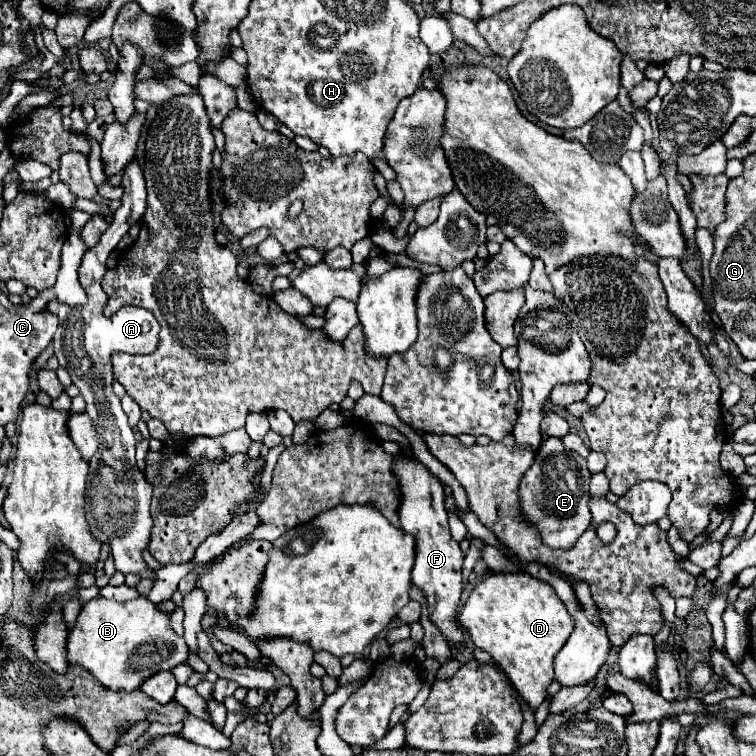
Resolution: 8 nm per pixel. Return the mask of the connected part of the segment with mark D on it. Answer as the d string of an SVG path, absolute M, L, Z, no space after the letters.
M527 572L515 574L489 574L481 584L475 586L471 596L467 598L463 610L457 616L461 628L469 634L471 644L491 654L495 664L509 676L513 688L527 702L529 710L535 712L539 704L545 700L545 690L553 682L553 658L563 648L567 638L573 632L573 618L569 616L565 604L559 600L555 590Z

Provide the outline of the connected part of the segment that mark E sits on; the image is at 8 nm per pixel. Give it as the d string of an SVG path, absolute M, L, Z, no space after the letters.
M545 438L537 448L535 462L525 472L519 492L527 520L539 530L543 542L549 548L567 550L589 528L591 524L591 512L587 508L589 478L591 472L587 470L585 458L581 458L575 452L567 452L559 438Z

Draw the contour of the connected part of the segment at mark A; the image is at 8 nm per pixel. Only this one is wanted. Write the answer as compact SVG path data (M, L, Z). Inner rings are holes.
M133 158L129 160L129 164L125 166L123 170L123 198L121 198L121 206L115 210L113 214L113 222L109 224L109 228L105 230L105 234L101 236L99 244L95 248L89 248L83 256L83 262L79 266L79 282L87 294L87 304L85 306L77 306L77 308L71 308L71 306L65 306L61 302L55 302L51 300L47 304L47 312L55 314L59 318L59 328L53 336L53 348L55 348L55 356L59 360L59 364L69 372L73 384L79 388L81 396L85 398L85 404L87 404L87 414L91 416L93 420L93 426L95 430L99 432L99 452L95 452L95 456L91 458L89 462L89 474L87 474L87 500L85 500L85 516L87 516L87 522L89 522L89 528L91 528L91 534L101 540L103 544L109 544L111 548L111 554L113 554L113 560L115 560L115 568L121 572L121 574L135 574L137 578L149 578L155 582L155 572L147 566L147 562L143 560L143 550L147 548L149 544L149 536L151 536L151 528L153 528L153 518L149 514L149 502L151 502L151 492L153 492L153 486L147 482L145 474L137 470L137 464L135 464L135 436L133 436L133 430L131 426L127 424L127 416L121 408L121 400L115 396L111 384L113 384L113 372L111 372L111 354L113 352L143 352L143 354L151 354L155 348L157 348L157 338L159 338L159 322L155 320L155 316L151 312L147 312L145 308L137 308L137 306L125 306L121 310L117 310L113 316L103 316L103 306L107 304L107 294L103 292L101 288L101 278L103 274L107 272L107 258L109 254L115 250L117 242L129 232L129 226L131 224L137 224L145 212L145 198L147 198L147 192L145 192L145 178L143 178L143 172L141 172L141 166L139 162Z

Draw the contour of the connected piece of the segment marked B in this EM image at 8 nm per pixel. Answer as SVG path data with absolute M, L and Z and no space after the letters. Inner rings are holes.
M145 596L127 602L115 602L107 598L89 600L81 606L75 626L67 636L67 662L85 668L99 684L103 684L103 688L111 688L113 692L137 690L149 676L161 670L173 670L175 666L187 662L187 652L189 650L185 640L169 628L169 616L155 610L155 604L149 602Z

